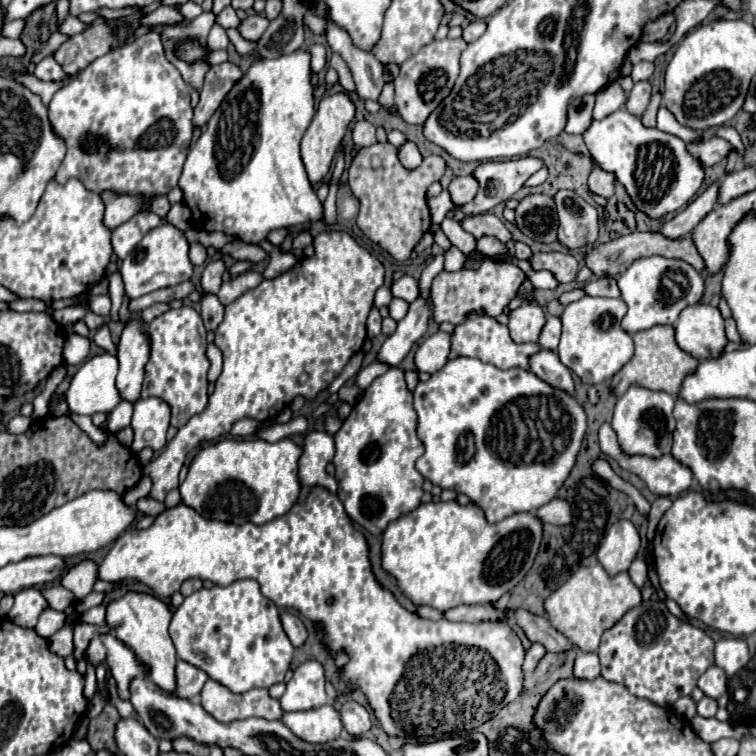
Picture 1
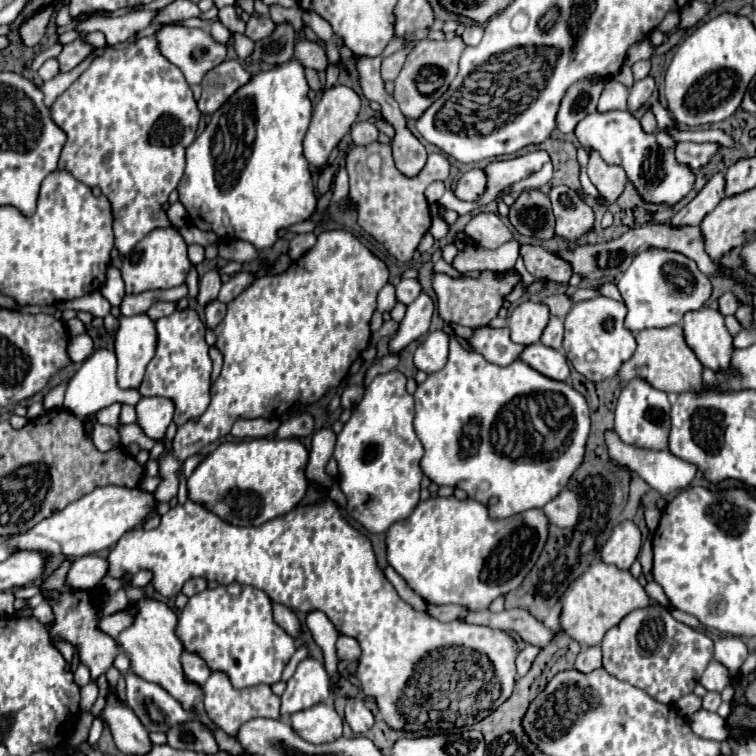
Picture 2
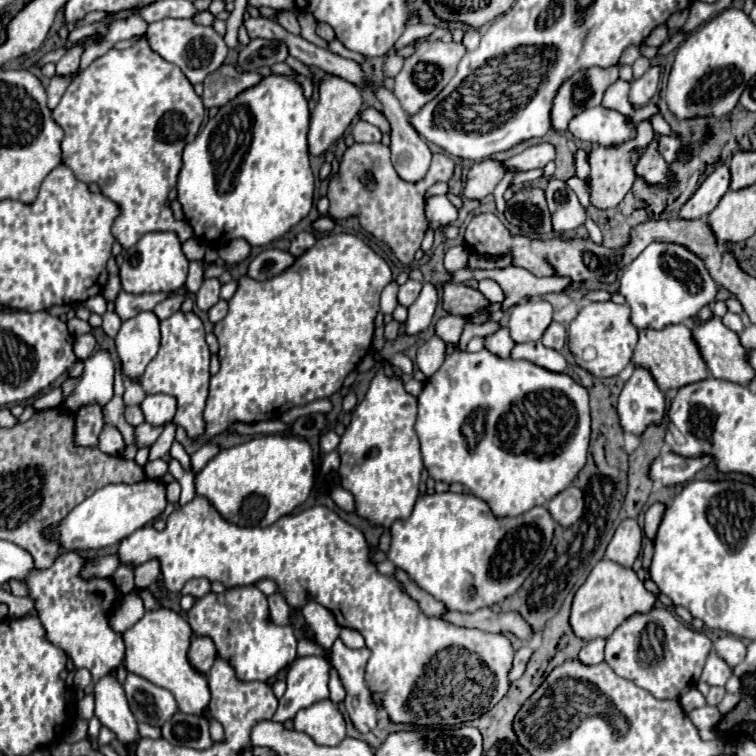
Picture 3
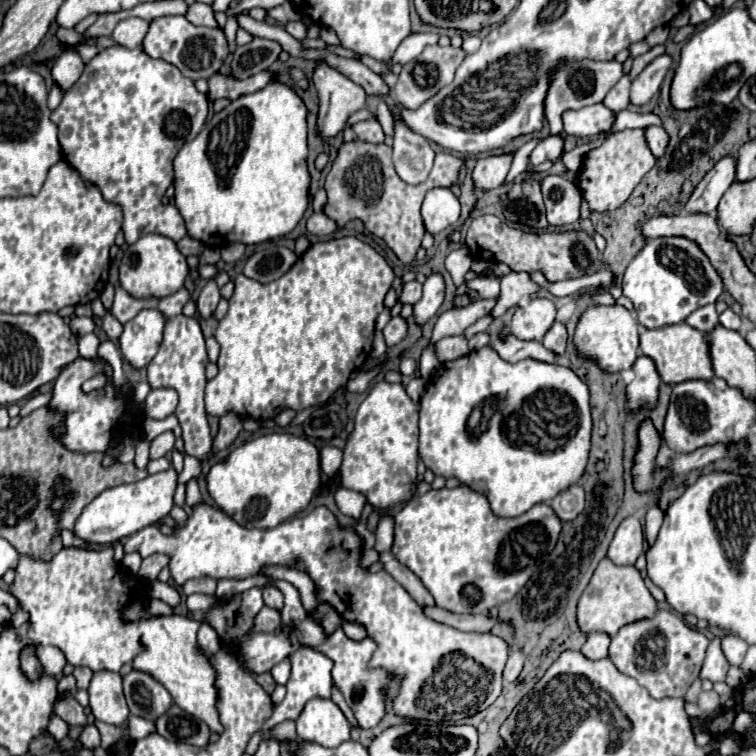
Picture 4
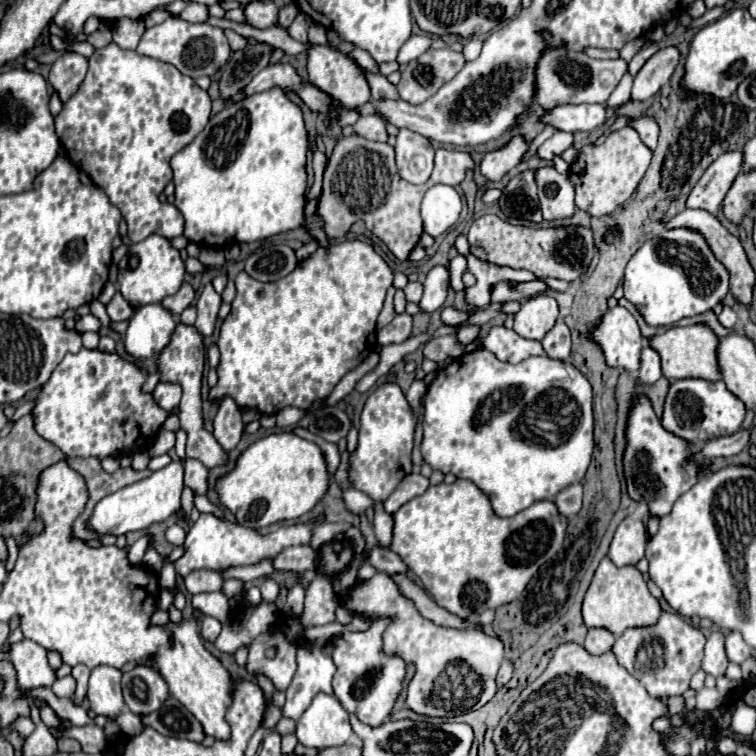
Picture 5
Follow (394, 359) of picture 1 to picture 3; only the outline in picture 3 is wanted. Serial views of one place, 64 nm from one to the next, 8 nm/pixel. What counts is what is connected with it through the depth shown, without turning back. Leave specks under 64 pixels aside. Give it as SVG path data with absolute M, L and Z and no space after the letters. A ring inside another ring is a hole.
M426 282L418 300L408 308L408 320L406 320L408 334L420 334L424 328L430 326L438 300L440 300L438 286L432 282Z

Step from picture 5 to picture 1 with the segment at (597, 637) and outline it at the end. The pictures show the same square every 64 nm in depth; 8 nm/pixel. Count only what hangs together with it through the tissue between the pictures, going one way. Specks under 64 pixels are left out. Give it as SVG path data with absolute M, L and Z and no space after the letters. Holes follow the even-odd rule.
M578 652L574 664L576 678L596 678L600 674L600 660L596 652Z

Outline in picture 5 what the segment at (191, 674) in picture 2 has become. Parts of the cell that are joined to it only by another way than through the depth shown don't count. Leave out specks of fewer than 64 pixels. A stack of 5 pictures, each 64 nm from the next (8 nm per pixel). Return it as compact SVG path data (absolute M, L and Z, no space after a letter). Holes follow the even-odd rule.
M206 616L206 618L202 620L202 628L200 628L200 632L202 632L202 638L210 640L211 643L215 642L216 638L220 634L220 630L222 630L222 622L220 622L218 618Z

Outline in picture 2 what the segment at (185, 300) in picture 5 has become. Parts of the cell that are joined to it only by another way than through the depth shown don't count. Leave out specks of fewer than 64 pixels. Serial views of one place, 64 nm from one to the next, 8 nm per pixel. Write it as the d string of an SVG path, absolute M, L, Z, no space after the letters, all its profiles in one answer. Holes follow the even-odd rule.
M160 302L160 304L154 304L146 314L148 314L152 320L158 320L158 318L170 316L174 310L176 310L176 302Z

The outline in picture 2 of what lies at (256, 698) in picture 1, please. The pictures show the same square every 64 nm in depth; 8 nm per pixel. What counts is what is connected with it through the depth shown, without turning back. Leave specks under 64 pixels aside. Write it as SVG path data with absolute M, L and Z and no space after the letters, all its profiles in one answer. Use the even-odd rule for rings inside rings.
M222 670L212 672L212 676L204 682L202 701L208 716L222 730L226 730L226 734L230 734L232 738L236 738L242 724L248 720L254 720L258 716L280 718L280 698L270 690L270 686L258 684L258 686L250 686L250 688L234 688L230 684L226 672L222 672Z

